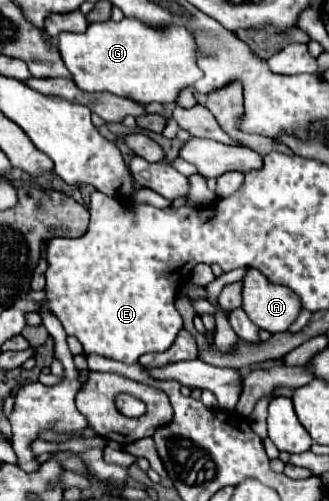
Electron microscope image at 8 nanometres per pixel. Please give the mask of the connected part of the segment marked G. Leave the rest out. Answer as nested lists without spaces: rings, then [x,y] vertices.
[[[123,18],[121,22],[93,22],[81,34],[61,32],[57,36],[57,48],[73,76],[73,82],[85,92],[107,90],[141,104],[167,104],[175,100],[181,88],[199,80],[195,42],[183,26],[153,30],[135,18]]]

